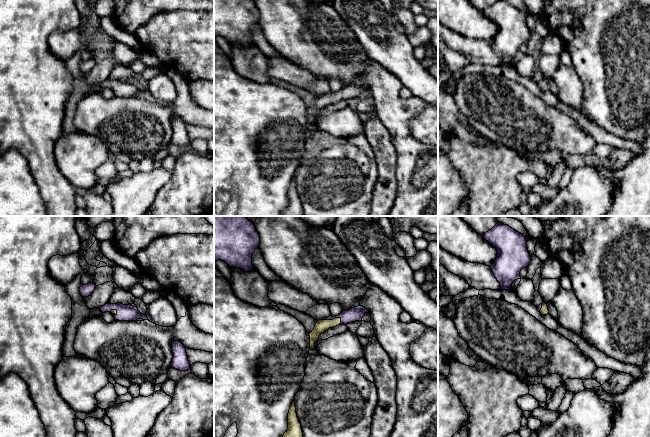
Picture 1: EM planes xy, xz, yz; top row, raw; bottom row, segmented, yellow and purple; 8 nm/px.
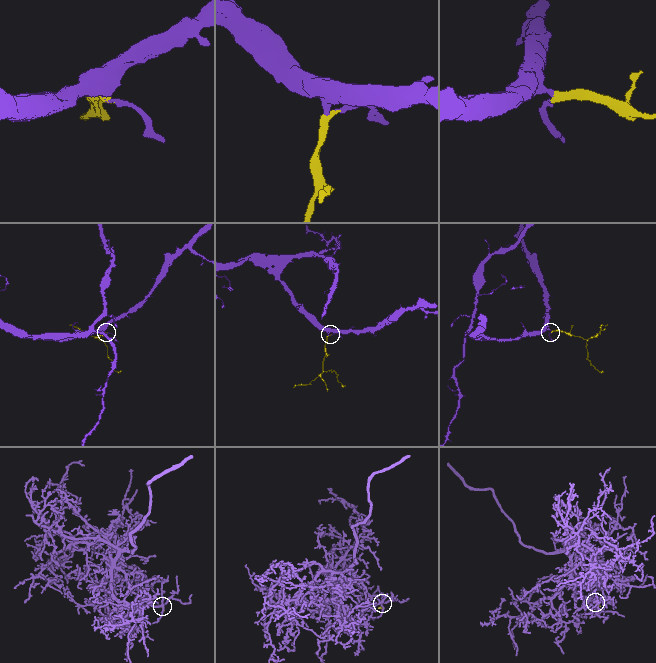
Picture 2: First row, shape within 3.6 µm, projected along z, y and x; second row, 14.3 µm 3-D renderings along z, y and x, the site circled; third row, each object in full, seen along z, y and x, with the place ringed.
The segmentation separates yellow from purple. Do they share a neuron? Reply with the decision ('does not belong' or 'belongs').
belongs

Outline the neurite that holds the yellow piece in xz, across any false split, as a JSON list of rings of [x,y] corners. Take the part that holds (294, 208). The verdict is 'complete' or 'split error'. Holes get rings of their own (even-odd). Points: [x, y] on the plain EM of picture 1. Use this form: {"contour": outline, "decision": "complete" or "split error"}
{"contour": [[[293,177],[288,189],[288,205],[284,209],[282,216],[302,216],[302,214],[303,208],[297,193],[295,178]]], "decision": "complete"}

